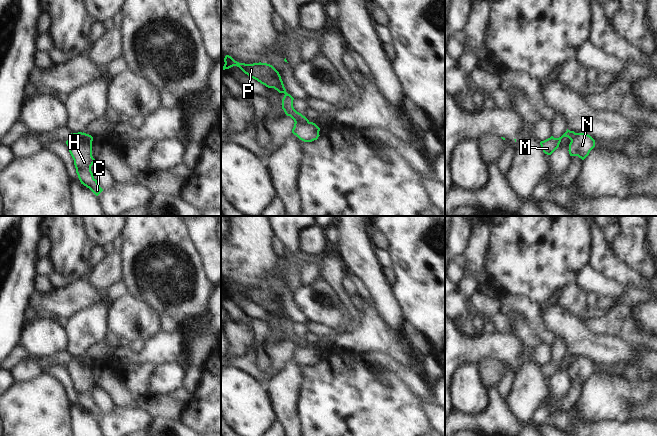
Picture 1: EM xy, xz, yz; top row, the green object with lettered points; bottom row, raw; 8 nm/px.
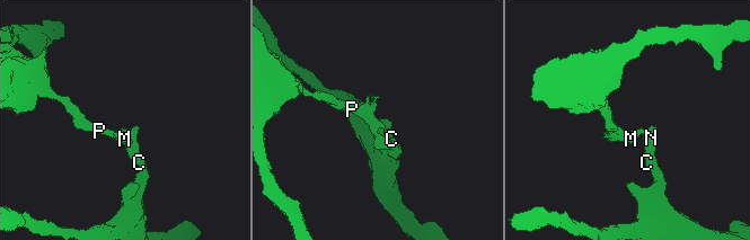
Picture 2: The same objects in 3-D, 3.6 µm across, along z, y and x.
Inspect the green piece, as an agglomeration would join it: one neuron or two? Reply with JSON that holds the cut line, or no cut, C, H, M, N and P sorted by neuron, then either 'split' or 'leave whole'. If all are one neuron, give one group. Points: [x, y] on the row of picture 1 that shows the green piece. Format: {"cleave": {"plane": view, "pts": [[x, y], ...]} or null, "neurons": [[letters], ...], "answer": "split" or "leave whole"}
{"cleave": {"plane": "xz", "pts": [[308, 120], [304, 123], [295, 122]]}, "neurons": [["C", "H", "N"], ["M", "P"]], "answer": "split"}

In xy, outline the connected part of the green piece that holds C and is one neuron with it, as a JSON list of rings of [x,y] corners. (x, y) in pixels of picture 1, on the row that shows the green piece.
[[[83,132],[81,137],[71,134],[66,144],[74,160],[76,173],[81,184],[98,196],[103,189],[98,184],[91,171],[91,166],[95,162],[92,156],[92,141],[93,137]]]

